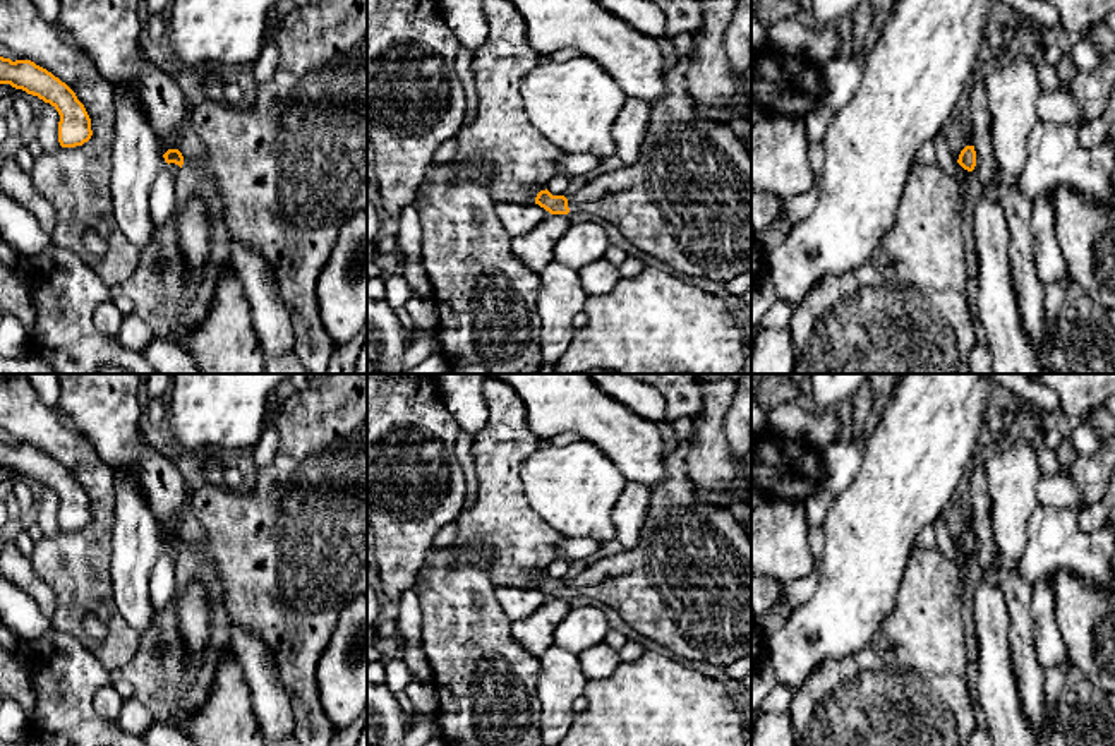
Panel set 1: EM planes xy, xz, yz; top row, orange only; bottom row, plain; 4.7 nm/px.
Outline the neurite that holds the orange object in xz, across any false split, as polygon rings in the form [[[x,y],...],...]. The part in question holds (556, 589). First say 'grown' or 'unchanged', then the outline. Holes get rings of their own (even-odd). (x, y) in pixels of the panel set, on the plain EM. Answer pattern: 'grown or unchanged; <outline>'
grown; [[[691,432],[666,454],[666,478],[650,489],[647,520],[635,547],[597,561],[570,583],[540,575],[535,588],[551,599],[594,599],[678,657],[727,669],[751,648],[751,538],[731,509],[695,496],[686,472],[690,437]]]

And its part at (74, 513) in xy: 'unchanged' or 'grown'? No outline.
unchanged

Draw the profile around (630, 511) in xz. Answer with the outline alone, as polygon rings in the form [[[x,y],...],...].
[[[626,480],[623,492],[612,511],[616,538],[624,549],[631,549],[640,540],[640,532],[647,520],[650,489],[640,482]]]

